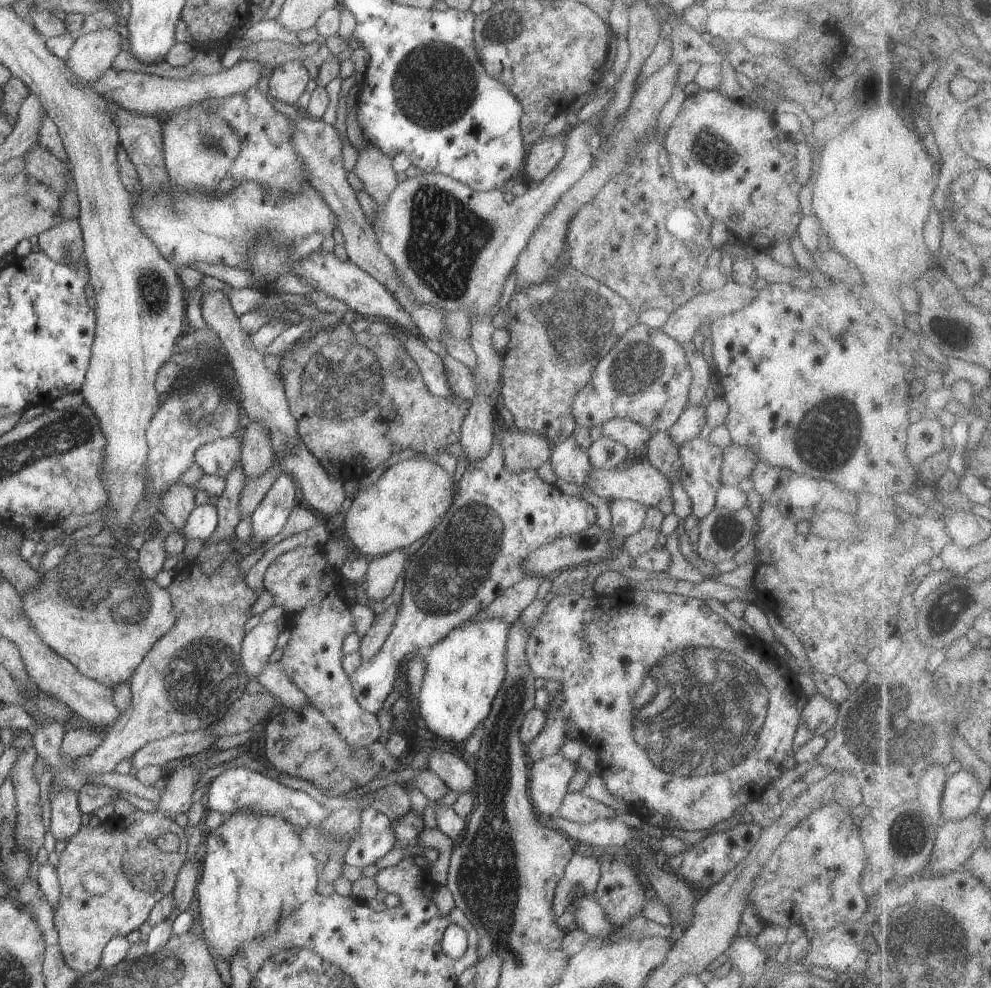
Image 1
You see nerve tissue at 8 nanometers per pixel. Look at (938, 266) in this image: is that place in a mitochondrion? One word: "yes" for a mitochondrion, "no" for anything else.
no

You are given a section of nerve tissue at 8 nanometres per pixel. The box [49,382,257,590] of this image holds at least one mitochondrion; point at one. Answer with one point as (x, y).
(201, 418)

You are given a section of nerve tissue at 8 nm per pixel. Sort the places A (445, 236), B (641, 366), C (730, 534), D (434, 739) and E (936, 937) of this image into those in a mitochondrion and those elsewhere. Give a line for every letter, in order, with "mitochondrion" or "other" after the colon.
A: mitochondrion
B: mitochondrion
C: mitochondrion
D: other
E: mitochondrion

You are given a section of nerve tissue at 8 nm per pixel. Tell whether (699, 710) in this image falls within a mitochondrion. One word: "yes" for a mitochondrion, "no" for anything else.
yes

